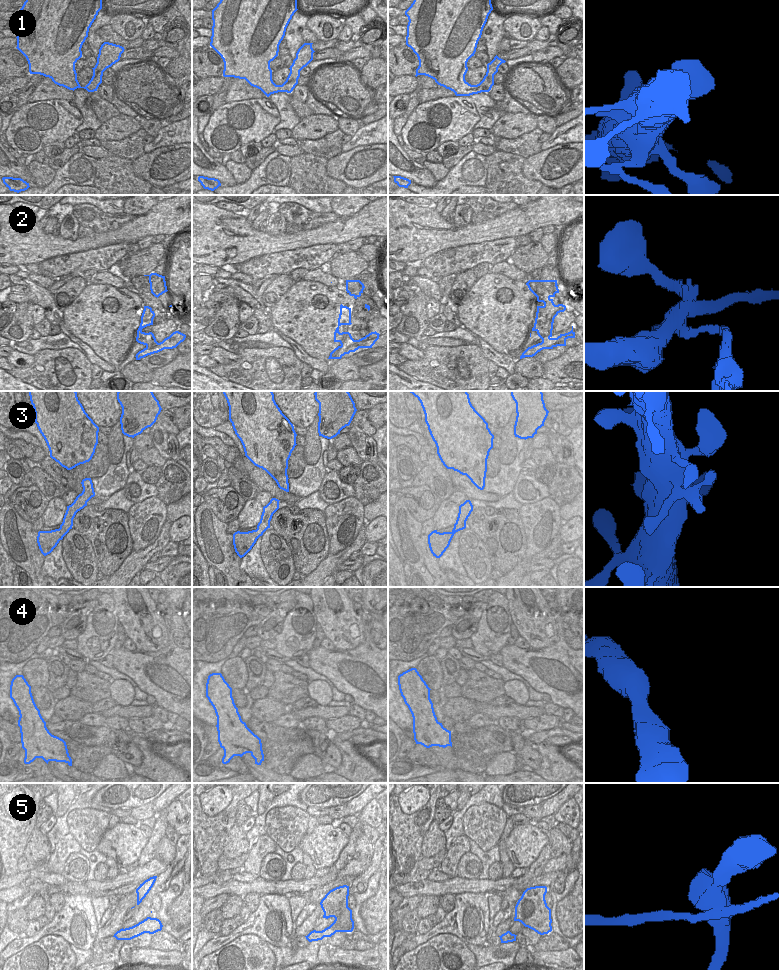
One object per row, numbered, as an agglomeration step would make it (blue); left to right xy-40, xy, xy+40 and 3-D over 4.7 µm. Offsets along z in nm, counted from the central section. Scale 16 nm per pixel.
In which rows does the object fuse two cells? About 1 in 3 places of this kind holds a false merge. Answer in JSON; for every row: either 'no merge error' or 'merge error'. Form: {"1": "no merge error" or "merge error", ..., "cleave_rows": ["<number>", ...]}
{"1": "no merge error", "2": "merge error", "3": "no merge error", "4": "no merge error", "5": "merge error", "cleave_rows": ["2", "5"]}

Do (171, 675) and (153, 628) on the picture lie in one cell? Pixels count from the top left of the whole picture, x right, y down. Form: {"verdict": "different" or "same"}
{"verdict": "different"}

